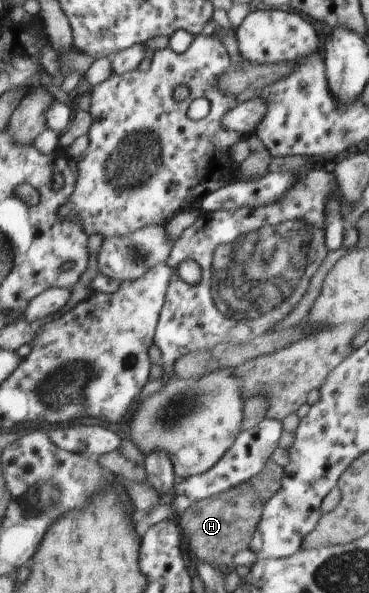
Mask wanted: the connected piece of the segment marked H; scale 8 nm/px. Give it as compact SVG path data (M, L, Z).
M272 458L267 465L250 481L235 486L216 497L203 498L182 514L182 526L190 542L190 549L200 560L208 560L223 569L232 569L236 554L244 554L255 537L256 529L264 518L264 507L283 488L285 467Z

